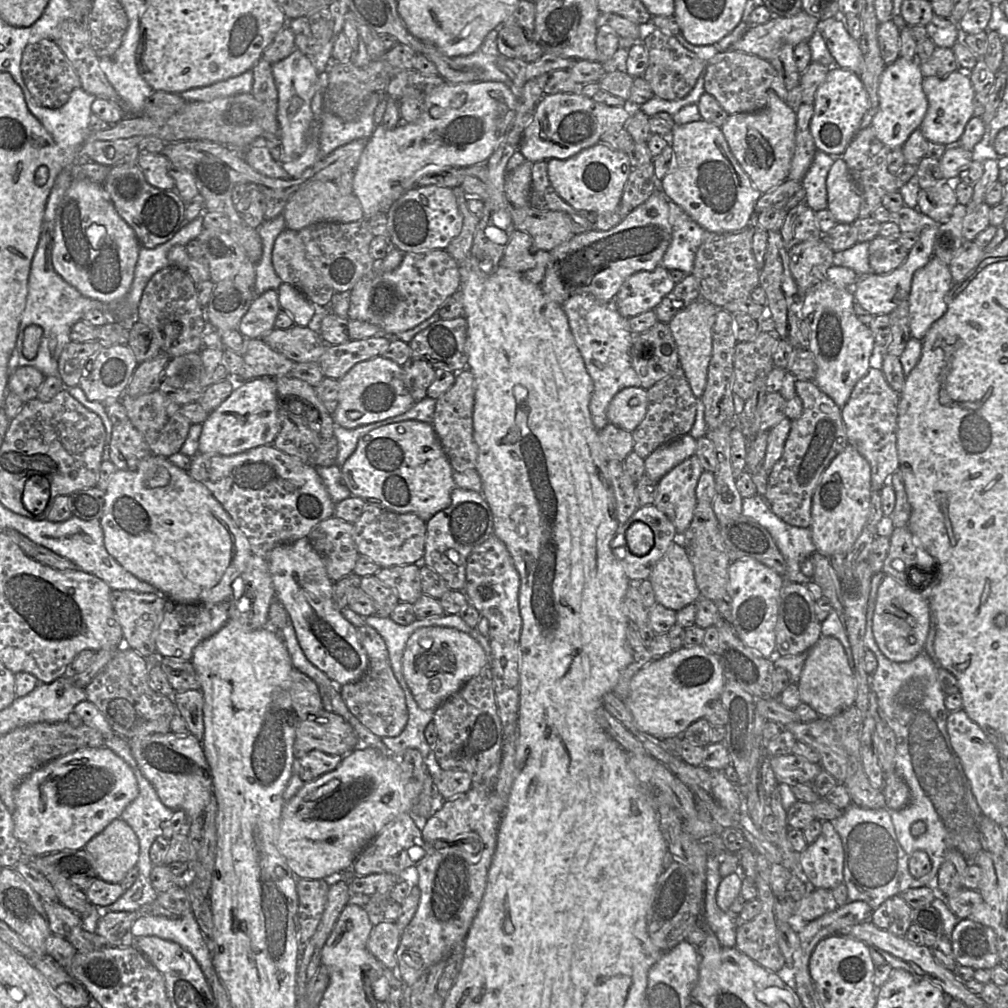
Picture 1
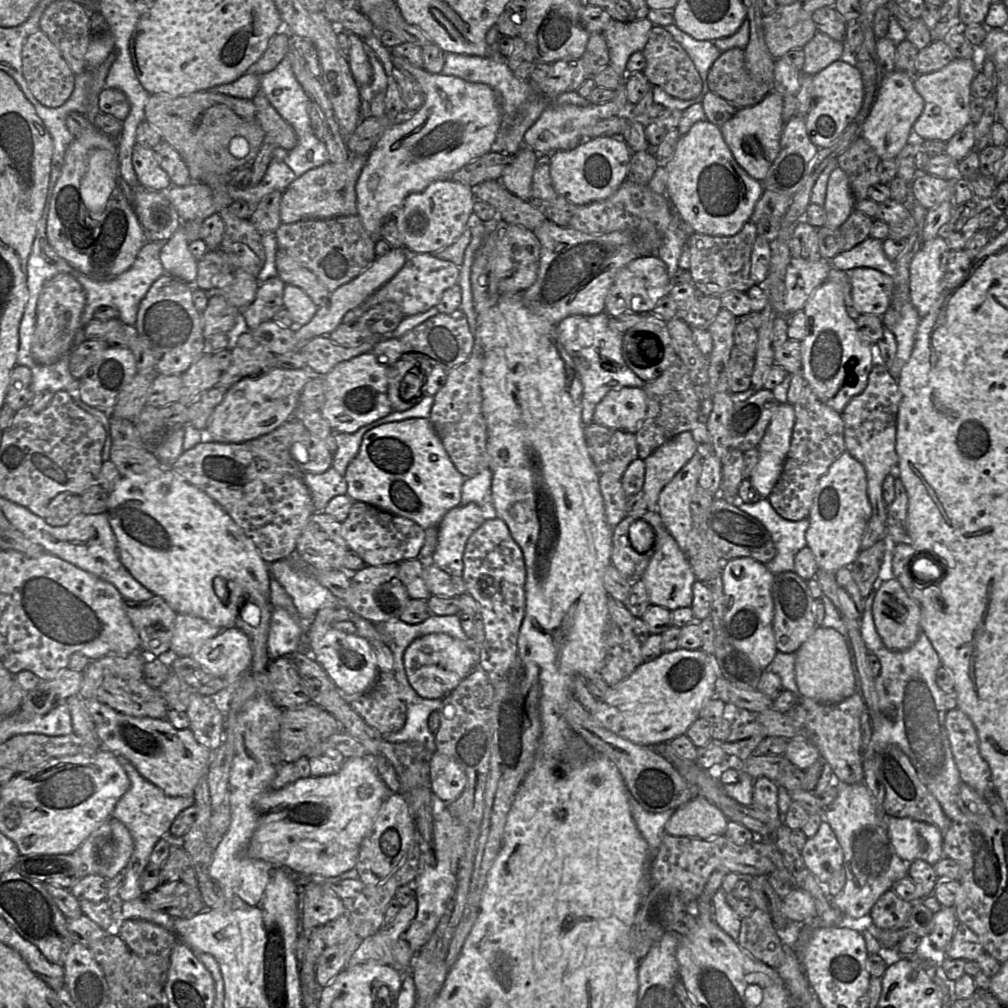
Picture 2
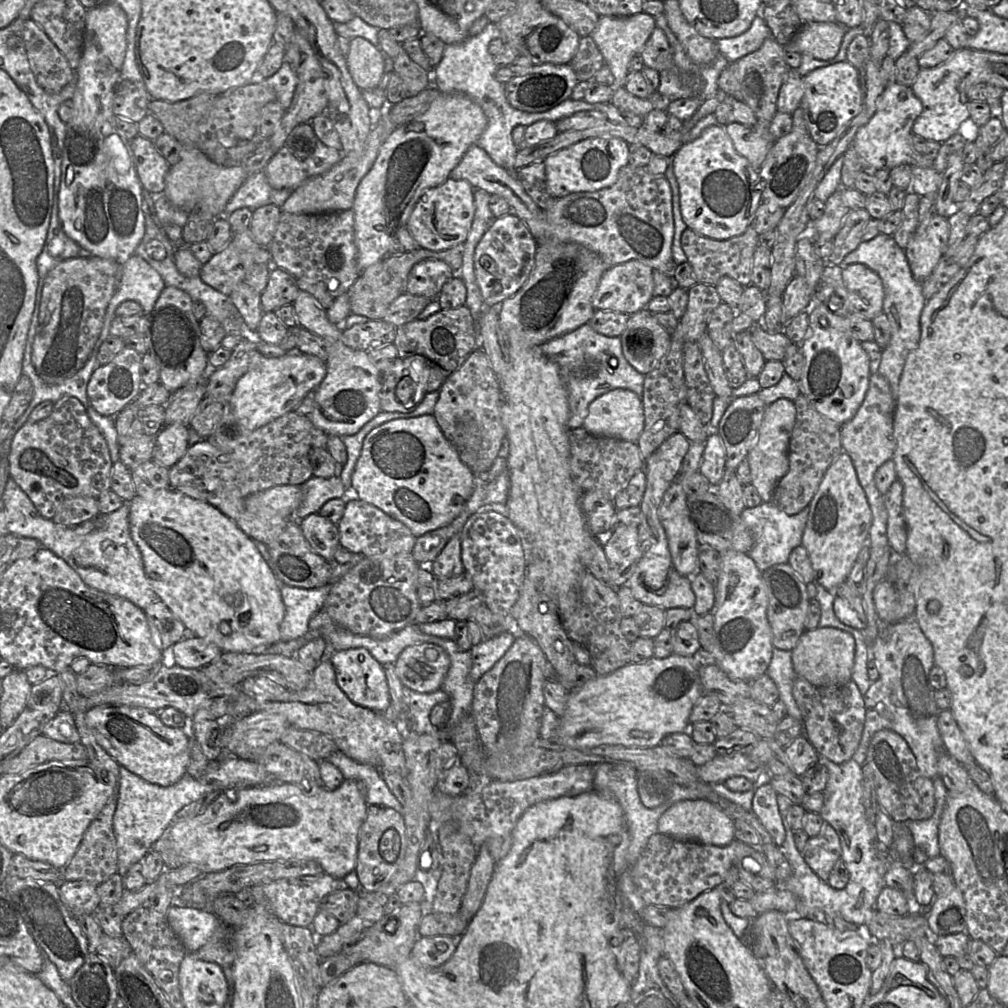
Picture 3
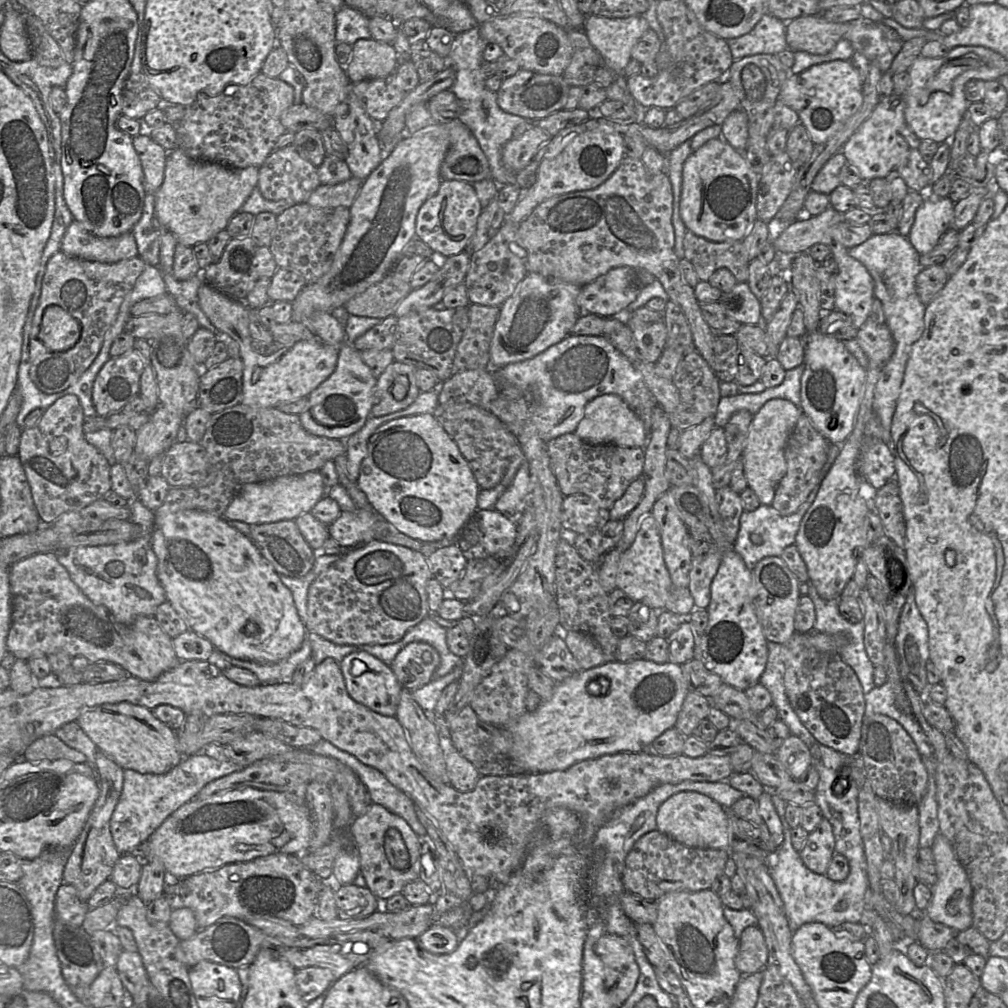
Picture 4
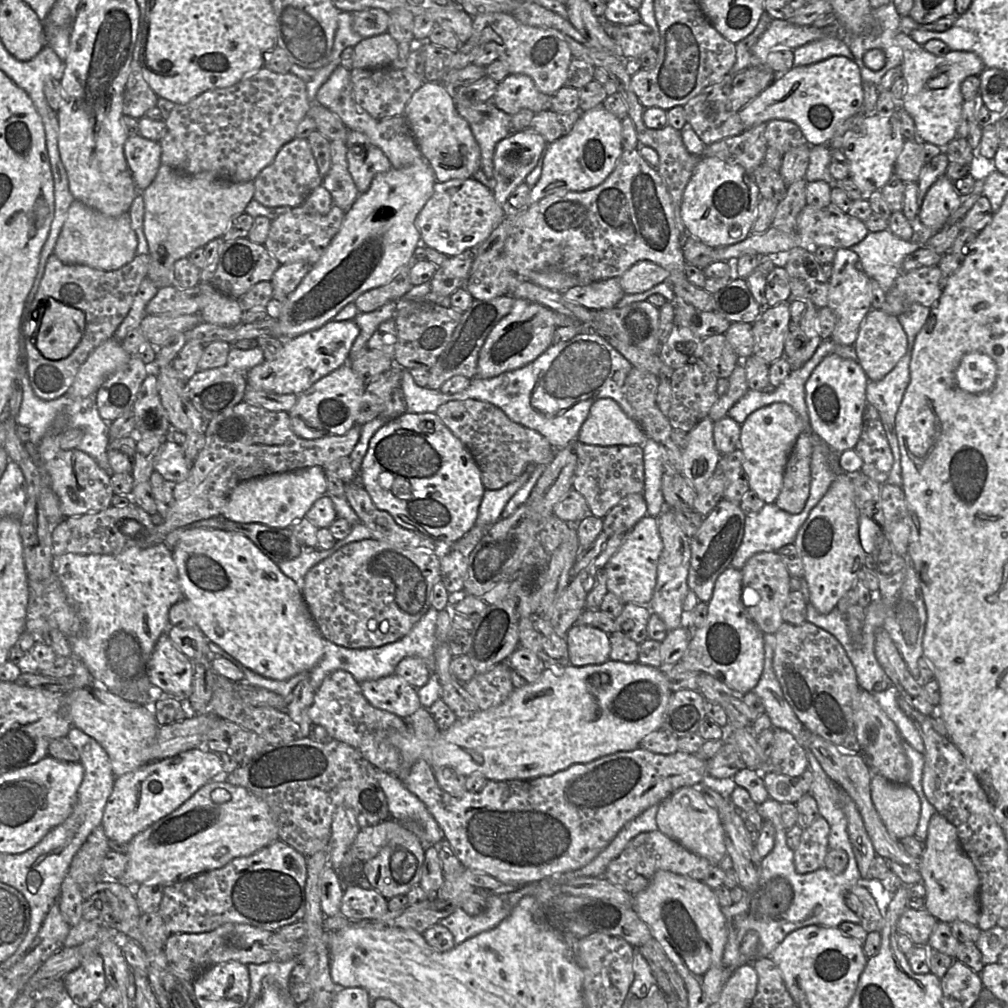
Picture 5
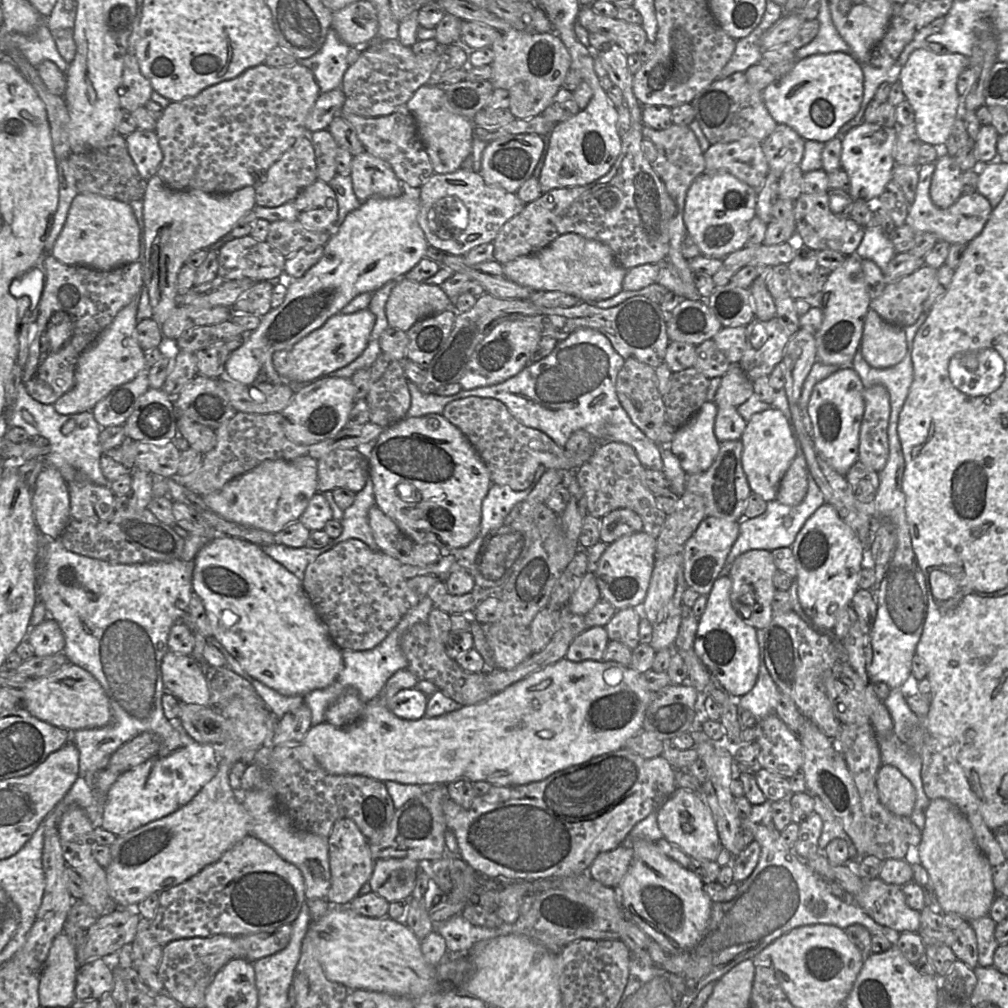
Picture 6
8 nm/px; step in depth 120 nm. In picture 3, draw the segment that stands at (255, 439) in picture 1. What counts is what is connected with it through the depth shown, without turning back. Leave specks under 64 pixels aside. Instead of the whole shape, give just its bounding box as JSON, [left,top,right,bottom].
[228,351,326,430]

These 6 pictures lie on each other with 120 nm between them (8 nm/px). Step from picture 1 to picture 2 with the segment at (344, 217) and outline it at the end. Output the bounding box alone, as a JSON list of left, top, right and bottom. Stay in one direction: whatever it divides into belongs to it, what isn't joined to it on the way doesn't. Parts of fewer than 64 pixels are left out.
[281,155,368,224]

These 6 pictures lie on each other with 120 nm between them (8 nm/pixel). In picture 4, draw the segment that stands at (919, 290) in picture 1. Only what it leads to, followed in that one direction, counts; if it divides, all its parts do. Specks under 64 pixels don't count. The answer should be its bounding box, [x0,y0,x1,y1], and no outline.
[907,194,954,255]

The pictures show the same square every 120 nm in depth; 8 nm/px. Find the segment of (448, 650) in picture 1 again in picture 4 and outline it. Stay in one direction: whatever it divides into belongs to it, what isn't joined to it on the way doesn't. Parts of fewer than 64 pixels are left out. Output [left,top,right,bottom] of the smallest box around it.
[390,642,440,690]

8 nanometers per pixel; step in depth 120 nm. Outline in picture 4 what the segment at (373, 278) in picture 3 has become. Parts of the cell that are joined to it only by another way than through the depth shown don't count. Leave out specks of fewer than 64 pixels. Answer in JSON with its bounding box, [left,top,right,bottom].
[343,255,428,319]

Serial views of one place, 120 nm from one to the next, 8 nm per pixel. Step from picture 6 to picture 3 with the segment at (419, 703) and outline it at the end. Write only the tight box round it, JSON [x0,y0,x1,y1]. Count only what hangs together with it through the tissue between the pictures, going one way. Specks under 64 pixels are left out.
[330,648,391,713]

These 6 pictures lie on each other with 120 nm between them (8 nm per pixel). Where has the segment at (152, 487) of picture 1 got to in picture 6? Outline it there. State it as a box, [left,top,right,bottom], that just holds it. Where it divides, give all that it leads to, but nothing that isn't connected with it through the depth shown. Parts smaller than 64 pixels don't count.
[192,535,344,696]

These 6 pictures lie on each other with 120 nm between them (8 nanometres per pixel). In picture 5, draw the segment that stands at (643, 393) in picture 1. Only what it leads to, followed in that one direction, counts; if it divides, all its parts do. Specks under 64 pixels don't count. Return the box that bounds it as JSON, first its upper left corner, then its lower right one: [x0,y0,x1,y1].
[576,398,646,446]

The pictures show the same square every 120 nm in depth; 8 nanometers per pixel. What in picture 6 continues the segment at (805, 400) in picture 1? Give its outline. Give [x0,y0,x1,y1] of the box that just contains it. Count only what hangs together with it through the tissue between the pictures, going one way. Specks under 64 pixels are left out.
[776,455,808,506]

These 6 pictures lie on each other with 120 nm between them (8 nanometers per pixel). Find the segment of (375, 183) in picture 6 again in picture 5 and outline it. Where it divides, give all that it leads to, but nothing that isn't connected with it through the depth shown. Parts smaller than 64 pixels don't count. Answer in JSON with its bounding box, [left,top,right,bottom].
[345,130,392,193]

